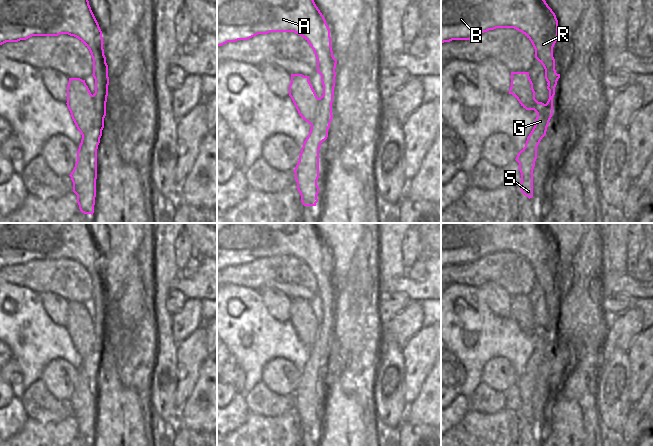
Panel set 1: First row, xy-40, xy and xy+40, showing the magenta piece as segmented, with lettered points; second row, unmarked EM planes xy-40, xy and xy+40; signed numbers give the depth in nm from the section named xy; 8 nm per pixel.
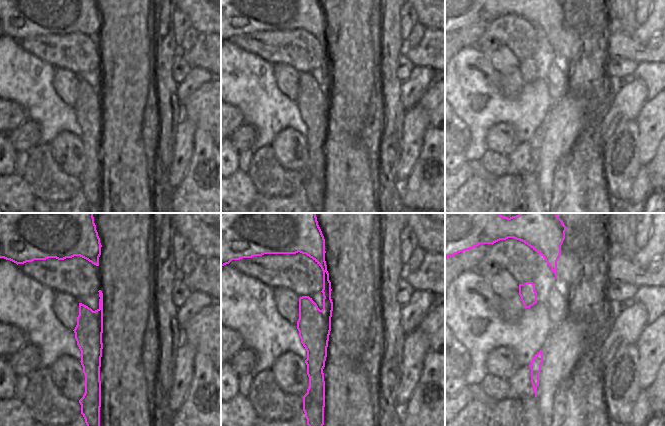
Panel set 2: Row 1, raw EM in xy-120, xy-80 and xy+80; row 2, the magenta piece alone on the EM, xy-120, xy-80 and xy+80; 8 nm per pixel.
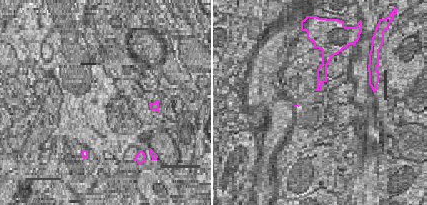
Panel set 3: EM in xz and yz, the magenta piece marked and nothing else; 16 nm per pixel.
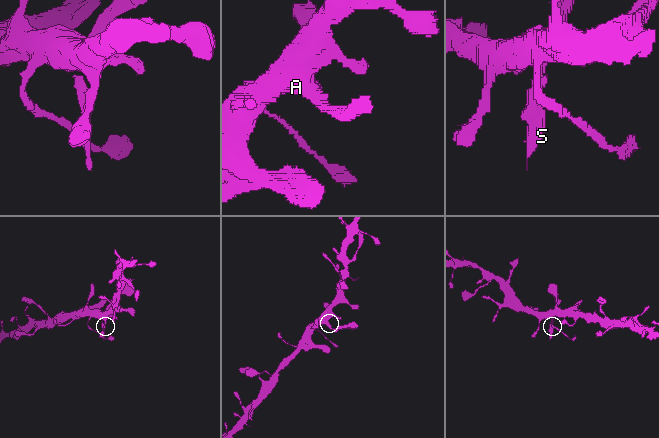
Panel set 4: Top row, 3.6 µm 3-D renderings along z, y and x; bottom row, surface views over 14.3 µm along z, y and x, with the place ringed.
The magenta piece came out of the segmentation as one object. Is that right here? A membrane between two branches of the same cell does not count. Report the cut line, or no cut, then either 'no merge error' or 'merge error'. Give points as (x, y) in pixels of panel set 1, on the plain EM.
xy-40 (95, 305), (98, 305), (102, 311), (107, 312) | merge error

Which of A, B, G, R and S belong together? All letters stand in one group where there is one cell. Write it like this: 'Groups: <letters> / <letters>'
Groups: A B R / G S

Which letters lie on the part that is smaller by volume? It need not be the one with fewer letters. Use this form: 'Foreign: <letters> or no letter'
Foreign: G, S

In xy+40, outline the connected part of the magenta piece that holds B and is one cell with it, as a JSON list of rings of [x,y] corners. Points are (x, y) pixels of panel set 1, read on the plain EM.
[[[441,223],[441,268],[470,264],[496,252],[514,252],[531,265],[535,282],[545,293],[547,313],[555,314],[560,302],[553,281],[553,271],[559,263],[558,244],[544,223]]]

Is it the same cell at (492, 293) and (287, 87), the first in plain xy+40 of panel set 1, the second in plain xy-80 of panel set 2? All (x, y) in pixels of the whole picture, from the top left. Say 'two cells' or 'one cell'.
one cell

